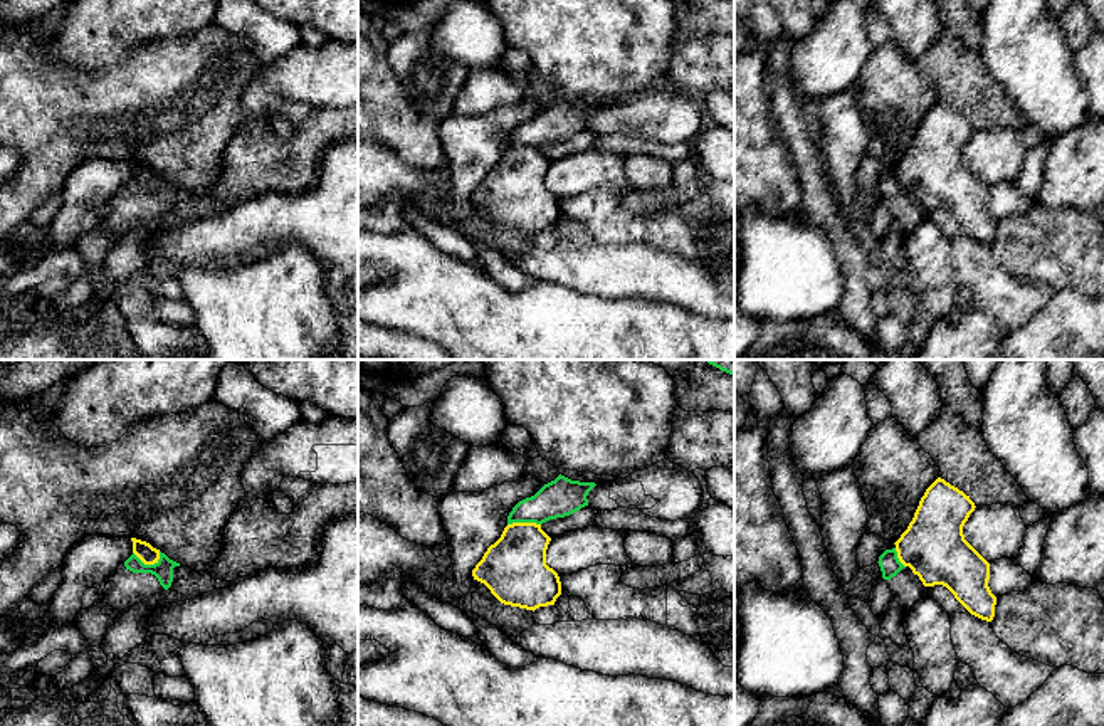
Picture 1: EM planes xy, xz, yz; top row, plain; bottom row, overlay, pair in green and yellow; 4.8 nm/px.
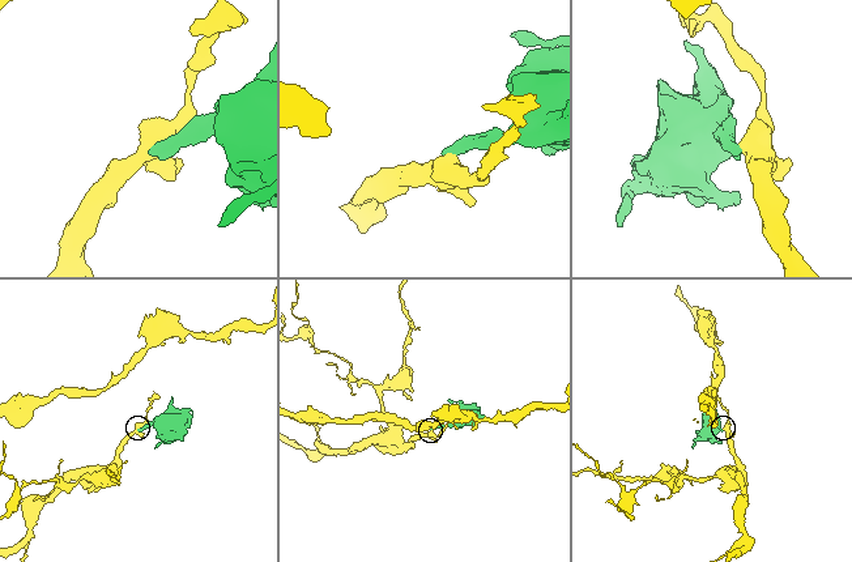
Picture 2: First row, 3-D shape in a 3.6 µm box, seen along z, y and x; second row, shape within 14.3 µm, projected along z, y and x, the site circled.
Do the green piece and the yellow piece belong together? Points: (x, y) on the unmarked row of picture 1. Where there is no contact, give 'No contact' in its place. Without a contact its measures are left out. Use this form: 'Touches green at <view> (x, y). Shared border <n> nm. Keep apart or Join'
Touches green at xy (147, 189). Shared border 140 nm. Keep apart

